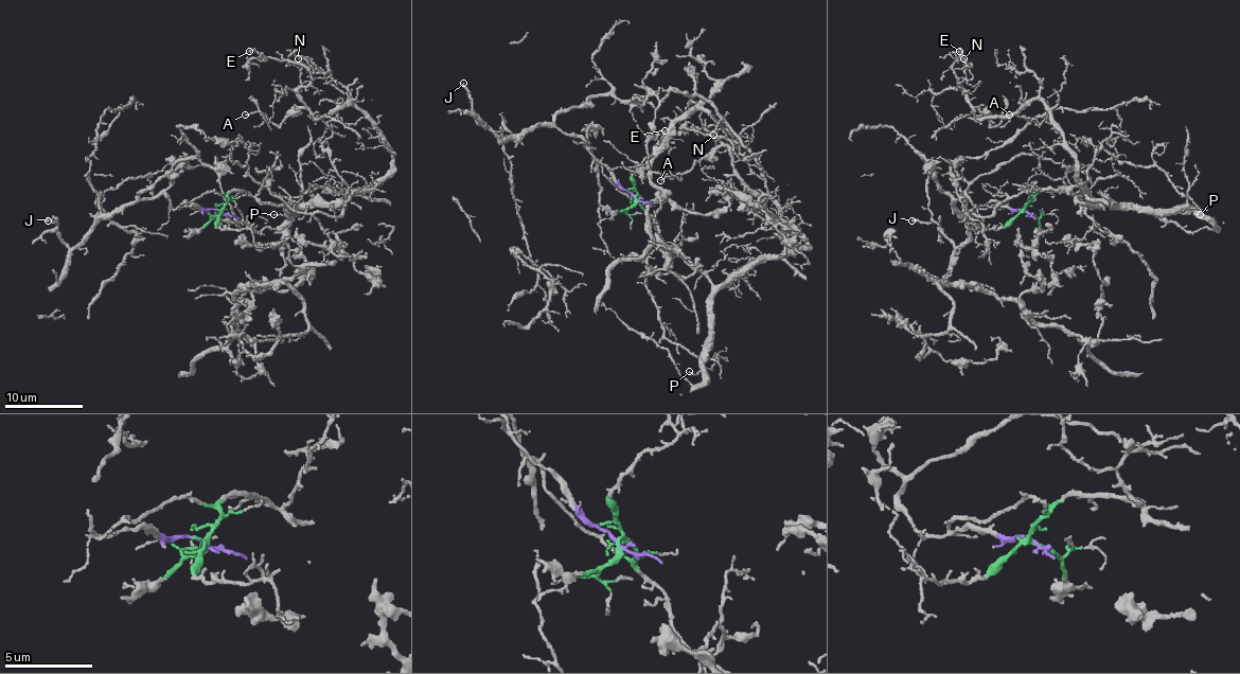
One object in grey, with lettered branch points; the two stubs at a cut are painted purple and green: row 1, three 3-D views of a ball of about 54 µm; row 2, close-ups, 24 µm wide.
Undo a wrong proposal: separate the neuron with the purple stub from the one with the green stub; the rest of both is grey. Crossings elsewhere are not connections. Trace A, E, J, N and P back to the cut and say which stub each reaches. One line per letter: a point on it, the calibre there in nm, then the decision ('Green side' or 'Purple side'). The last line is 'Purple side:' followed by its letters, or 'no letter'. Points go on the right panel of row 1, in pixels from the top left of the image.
A: Place: (1009, 114). Thickness 120 nm. Green side
E: Place: (959, 51). Thickness 140 nm. Green side
J: Place: (911, 220). Thickness 300 nm. Purple side
N: Place: (963, 58). Thickness 130 nm. Green side
P: Place: (1200, 214). Thickness 120 nm. Green side
Purple side: J

